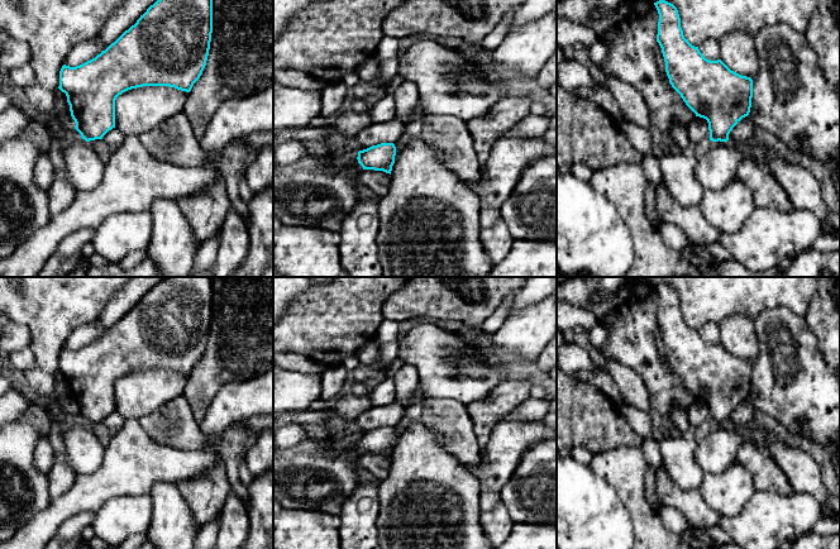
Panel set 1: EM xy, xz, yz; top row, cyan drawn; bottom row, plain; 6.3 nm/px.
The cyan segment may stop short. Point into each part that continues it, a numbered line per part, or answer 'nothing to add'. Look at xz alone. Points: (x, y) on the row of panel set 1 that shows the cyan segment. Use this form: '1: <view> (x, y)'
1: xz (308, 192)

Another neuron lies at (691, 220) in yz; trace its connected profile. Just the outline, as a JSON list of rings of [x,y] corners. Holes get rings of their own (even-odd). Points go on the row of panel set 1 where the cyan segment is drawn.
[[[663,182],[655,187],[655,209],[660,220],[681,228],[692,243],[707,247],[719,242],[721,233],[703,218],[701,210],[679,205]]]

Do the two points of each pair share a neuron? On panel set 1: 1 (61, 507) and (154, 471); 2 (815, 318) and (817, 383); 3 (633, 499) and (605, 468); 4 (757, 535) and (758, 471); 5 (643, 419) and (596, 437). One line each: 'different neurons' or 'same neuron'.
1: same neuron
2: different neurons
3: same neuron
4: different neurons
5: different neurons

